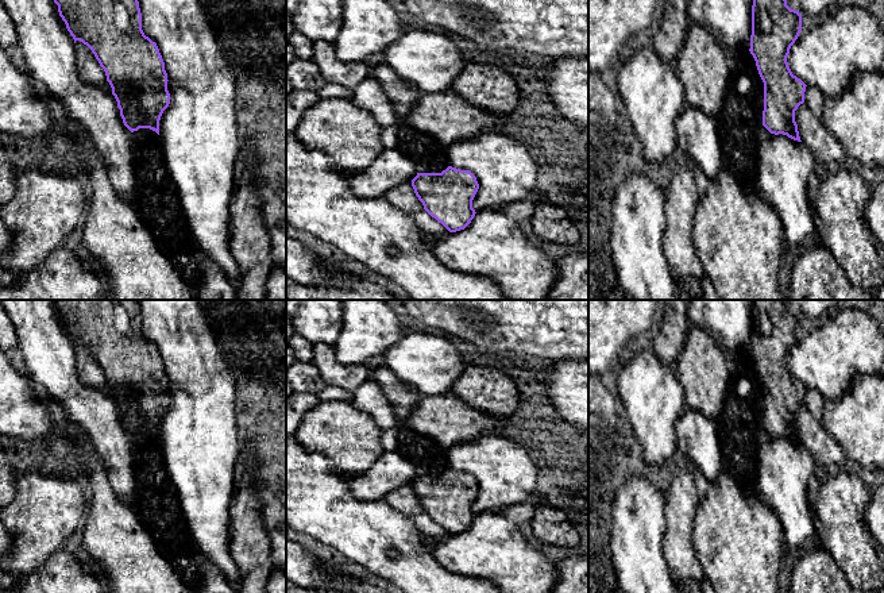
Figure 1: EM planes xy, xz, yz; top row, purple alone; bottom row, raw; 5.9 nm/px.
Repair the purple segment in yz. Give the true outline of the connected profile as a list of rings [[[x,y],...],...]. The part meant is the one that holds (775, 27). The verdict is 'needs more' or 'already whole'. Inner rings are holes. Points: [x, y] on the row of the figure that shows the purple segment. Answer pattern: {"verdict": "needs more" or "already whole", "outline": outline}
{"verdict": "already whole", "outline": [[[753,0],[750,54],[764,82],[763,126],[775,135],[783,134],[802,142],[795,111],[804,103],[806,84],[792,74],[787,57],[802,31],[802,15],[791,9],[787,0]]]}

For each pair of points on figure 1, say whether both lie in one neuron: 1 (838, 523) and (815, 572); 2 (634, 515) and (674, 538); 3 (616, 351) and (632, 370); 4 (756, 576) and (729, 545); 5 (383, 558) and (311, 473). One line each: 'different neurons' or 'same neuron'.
1: different neurons
2: different neurons
3: different neurons
4: same neuron
5: same neuron

